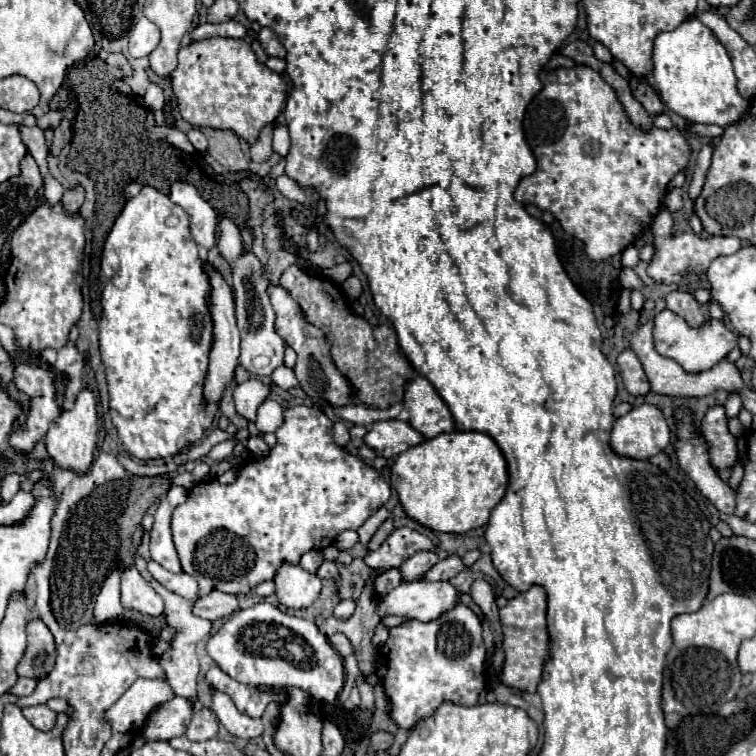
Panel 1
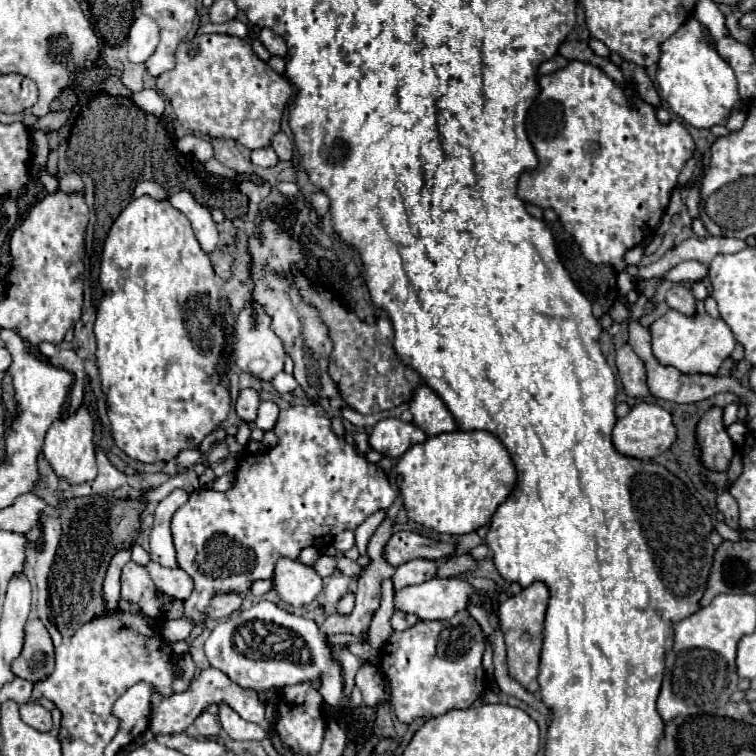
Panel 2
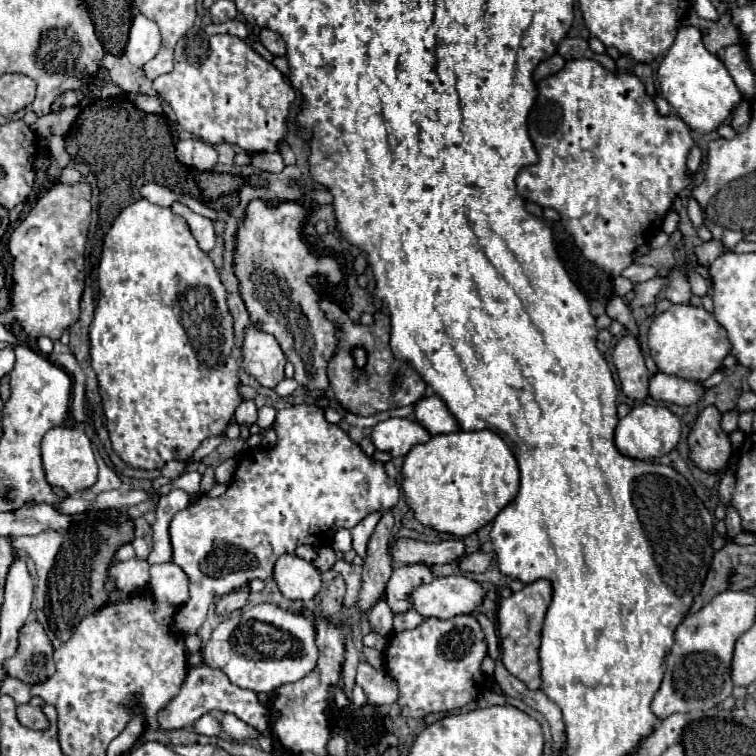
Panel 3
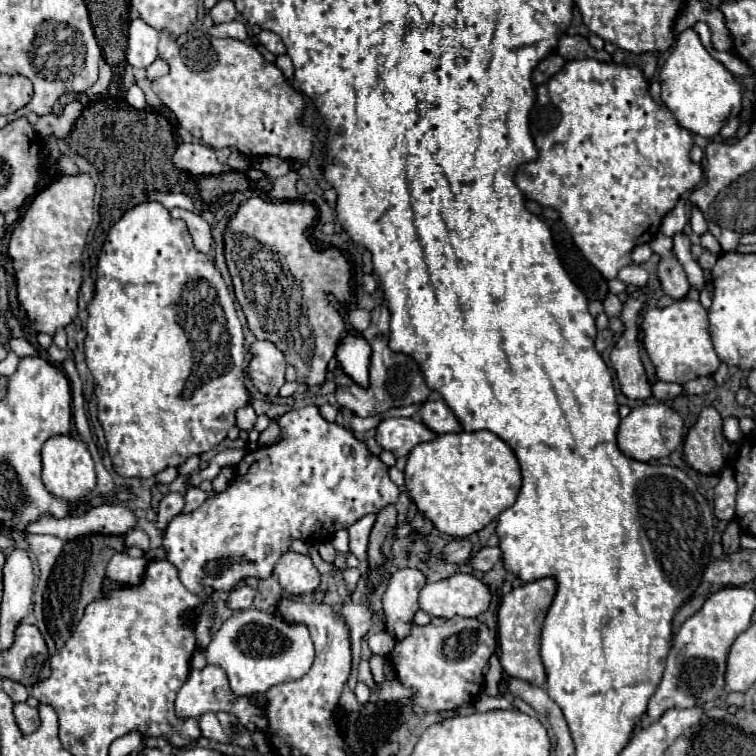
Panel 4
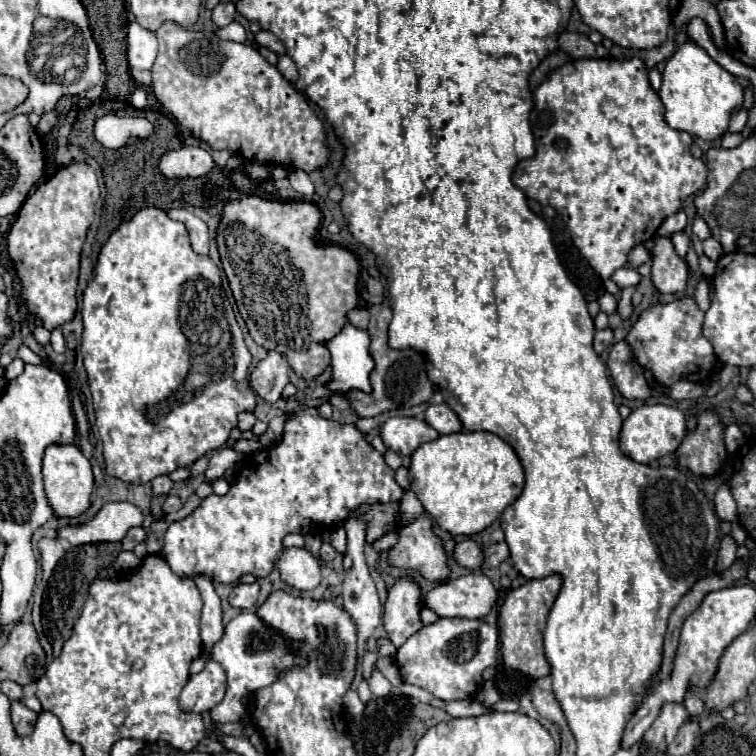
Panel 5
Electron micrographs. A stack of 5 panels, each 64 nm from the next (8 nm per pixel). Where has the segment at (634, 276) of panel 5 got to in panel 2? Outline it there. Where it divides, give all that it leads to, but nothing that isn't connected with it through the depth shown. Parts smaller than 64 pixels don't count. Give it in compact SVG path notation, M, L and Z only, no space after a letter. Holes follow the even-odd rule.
M714 236L690 238L690 240L684 240L682 246L672 248L658 262L654 262L650 266L644 266L644 268L638 268L638 278L648 280L648 278L654 278L654 276L662 276L672 266L676 266L678 262L684 262L684 260L698 260L704 266L710 266L714 256L734 254L734 252L740 252L744 248L748 248L746 240L728 240L728 238L714 238Z

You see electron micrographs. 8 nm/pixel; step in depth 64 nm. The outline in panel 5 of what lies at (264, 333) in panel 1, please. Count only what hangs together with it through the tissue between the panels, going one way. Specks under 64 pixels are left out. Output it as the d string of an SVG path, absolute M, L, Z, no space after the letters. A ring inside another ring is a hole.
M268 352L250 374L252 390L266 402L276 402L288 384L288 364L278 352Z

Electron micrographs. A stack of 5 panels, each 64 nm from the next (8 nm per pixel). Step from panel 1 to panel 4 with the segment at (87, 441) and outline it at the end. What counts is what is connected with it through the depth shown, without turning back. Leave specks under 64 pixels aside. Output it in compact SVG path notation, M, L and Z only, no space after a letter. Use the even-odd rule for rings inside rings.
M54 436L48 440L42 448L42 482L54 498L64 500L70 506L84 500L96 486L94 462L86 444L74 436Z

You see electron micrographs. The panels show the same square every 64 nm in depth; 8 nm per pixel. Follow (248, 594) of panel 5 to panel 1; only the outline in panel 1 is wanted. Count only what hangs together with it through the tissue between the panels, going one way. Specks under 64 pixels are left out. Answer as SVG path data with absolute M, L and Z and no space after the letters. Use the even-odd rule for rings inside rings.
M220 590L210 592L208 596L204 596L192 604L192 612L200 618L210 620L210 622L220 620L220 618L228 618L236 608L238 608L238 596L226 594Z

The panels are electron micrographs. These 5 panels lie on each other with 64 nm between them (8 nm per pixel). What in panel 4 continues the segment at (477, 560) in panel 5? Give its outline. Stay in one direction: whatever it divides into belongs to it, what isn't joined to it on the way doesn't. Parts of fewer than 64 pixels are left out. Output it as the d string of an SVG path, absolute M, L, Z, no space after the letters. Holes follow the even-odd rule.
M468 538L452 540L444 548L444 560L454 562L454 564L468 564L472 560L472 542Z

